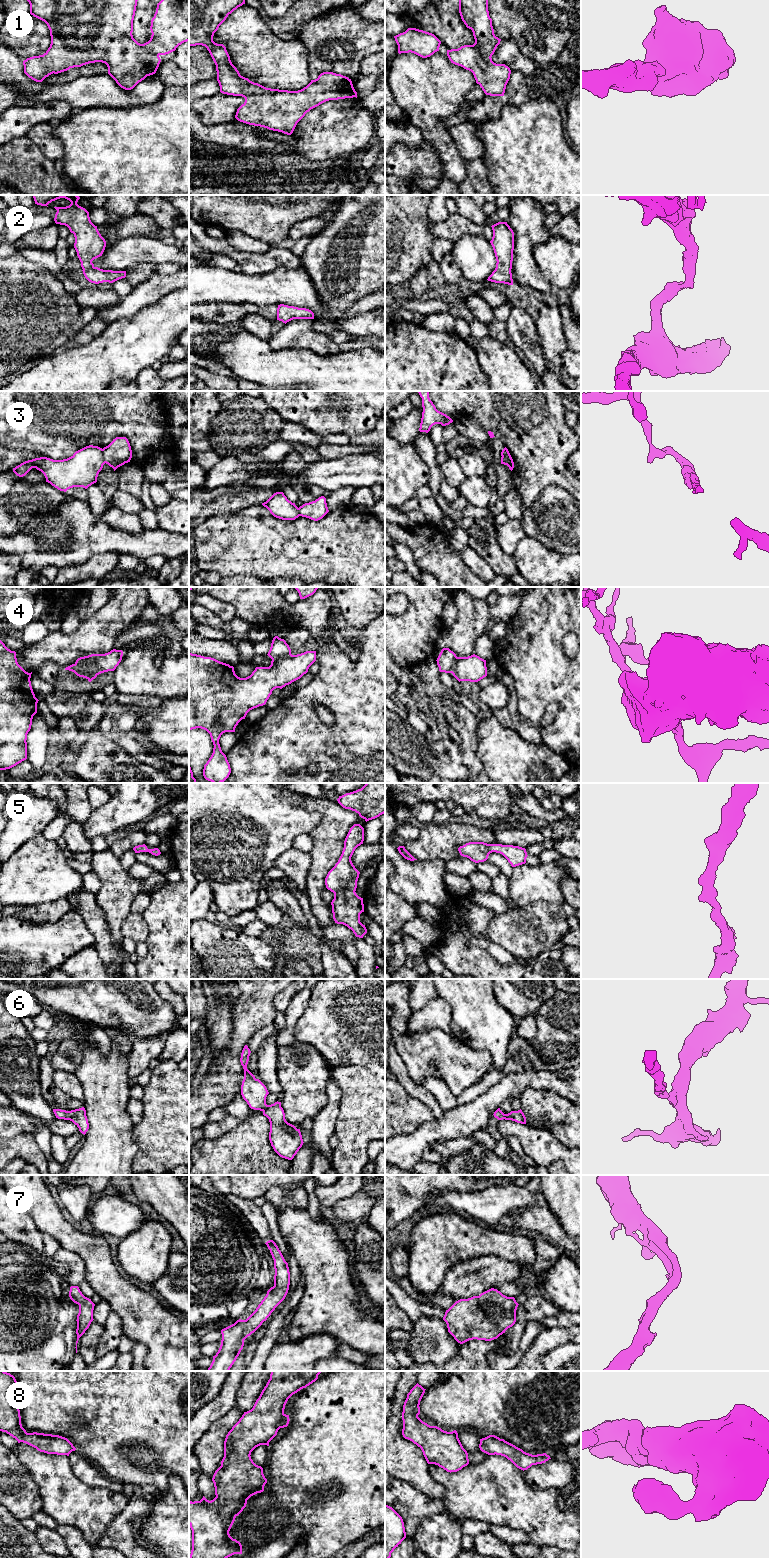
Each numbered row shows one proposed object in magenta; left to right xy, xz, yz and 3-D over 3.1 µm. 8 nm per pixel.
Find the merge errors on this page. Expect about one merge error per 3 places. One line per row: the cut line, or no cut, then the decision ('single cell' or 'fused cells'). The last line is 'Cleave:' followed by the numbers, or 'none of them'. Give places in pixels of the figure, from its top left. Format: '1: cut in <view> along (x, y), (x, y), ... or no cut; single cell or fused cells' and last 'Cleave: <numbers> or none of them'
1: no cut; single cell
2: no cut; single cell
3: cut in xy along (101, 449), (105, 462); fused cells
4: cut in xz along (290, 653), (272, 660); fused cells
5: no cut; single cell
6: no cut; single cell
7: no cut; single cell
8: no cut; single cell
Cleave: 3, 4

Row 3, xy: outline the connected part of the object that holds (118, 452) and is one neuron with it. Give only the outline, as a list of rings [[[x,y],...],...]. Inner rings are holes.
[[[116,437],[102,451],[105,463],[112,467],[114,471],[125,463],[130,462],[132,458],[131,446],[126,437]]]

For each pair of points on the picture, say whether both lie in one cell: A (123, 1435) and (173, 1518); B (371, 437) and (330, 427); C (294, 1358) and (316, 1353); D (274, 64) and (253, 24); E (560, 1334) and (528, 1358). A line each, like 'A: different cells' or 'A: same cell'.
A: different cells
B: different cells
C: same cell
D: same cell
E: same cell

